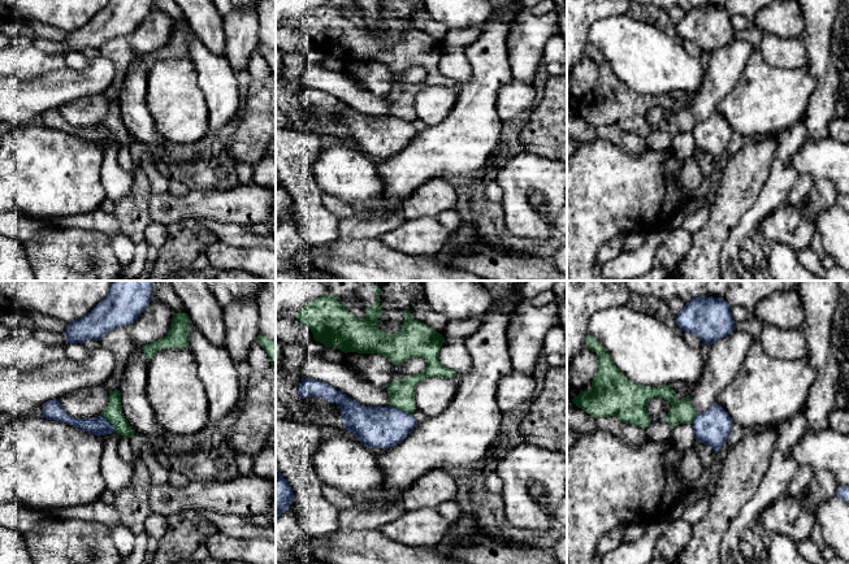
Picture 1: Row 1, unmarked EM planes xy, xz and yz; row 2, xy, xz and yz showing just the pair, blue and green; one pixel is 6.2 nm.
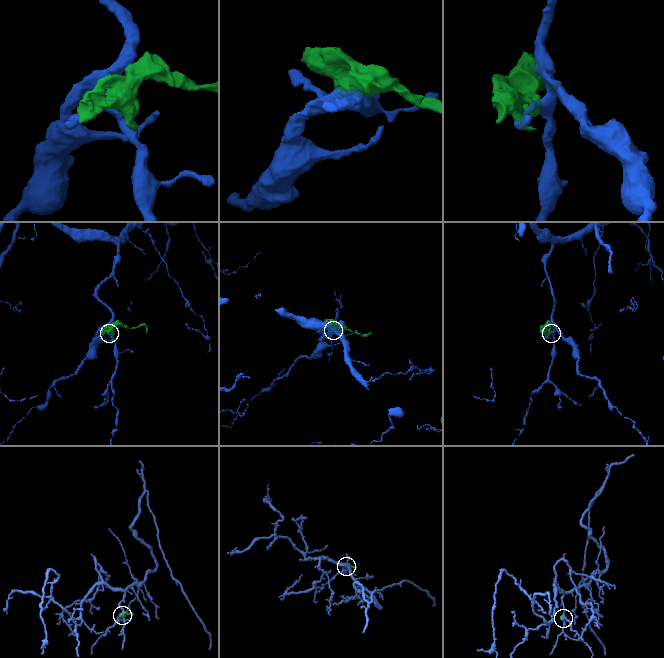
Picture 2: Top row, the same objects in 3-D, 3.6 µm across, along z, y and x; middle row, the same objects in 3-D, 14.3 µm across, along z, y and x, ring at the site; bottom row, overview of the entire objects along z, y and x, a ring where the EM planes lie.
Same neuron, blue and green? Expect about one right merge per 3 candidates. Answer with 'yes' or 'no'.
no

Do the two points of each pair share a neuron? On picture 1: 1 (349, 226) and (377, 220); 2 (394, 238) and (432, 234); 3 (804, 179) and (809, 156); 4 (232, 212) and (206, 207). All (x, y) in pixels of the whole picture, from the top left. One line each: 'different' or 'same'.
1: same
2: same
3: different
4: same

